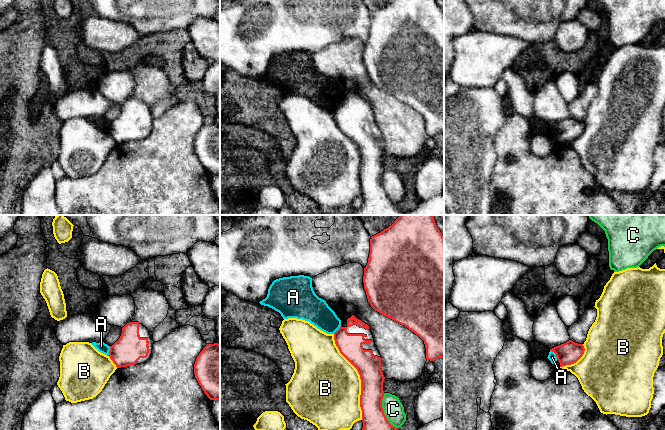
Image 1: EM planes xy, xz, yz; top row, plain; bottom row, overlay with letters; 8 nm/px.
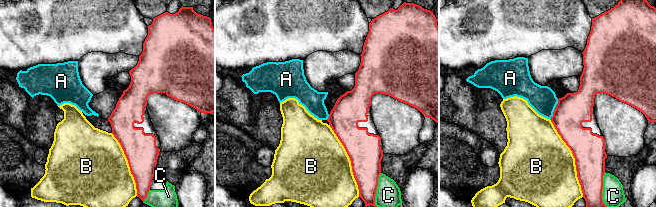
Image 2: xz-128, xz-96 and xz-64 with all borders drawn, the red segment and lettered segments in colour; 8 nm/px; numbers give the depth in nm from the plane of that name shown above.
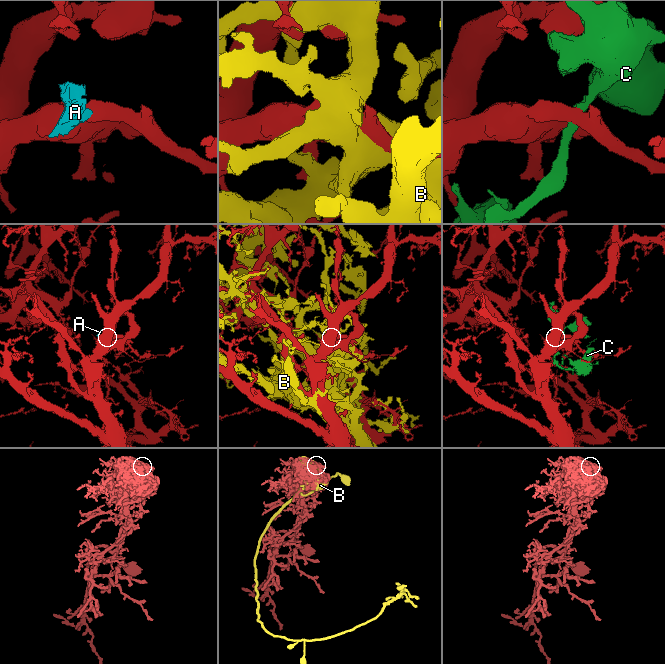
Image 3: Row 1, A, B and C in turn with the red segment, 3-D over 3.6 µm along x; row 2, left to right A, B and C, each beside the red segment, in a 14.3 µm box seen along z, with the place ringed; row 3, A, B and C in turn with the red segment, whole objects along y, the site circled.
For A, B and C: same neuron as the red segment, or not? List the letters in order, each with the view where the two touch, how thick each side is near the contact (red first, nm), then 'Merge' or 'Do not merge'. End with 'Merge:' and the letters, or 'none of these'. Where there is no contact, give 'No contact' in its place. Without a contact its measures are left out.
A: Touches red in yz. Thickness 180 nm (red) against 70 nm. Do not merge
B: Touches red in xz. Thickness 190 nm (red) against 480 nm. Do not merge
C: Touches red in xz. Thickness 300 nm (red) against 160 nm. Do not merge
Merge: none of these

